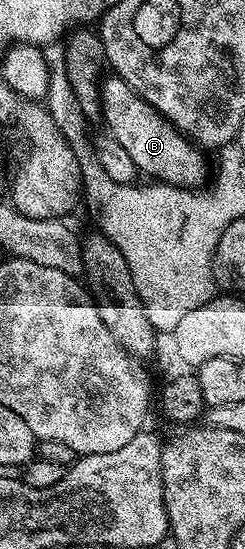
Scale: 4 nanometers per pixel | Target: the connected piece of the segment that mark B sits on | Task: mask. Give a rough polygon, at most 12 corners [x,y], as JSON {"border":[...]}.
{"border":[[126,80],[101,81],[107,133],[141,175],[209,177],[205,151]]}

